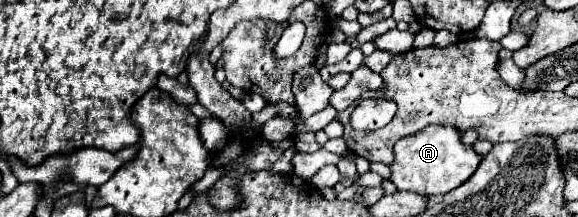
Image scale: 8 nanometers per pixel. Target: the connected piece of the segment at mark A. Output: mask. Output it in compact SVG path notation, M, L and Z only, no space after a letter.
M428 125L424 131L416 135L408 135L400 139L394 147L394 161L390 163L390 181L398 187L398 191L420 193L420 195L444 195L464 181L478 169L482 157L460 141L460 133L454 127L444 125Z

